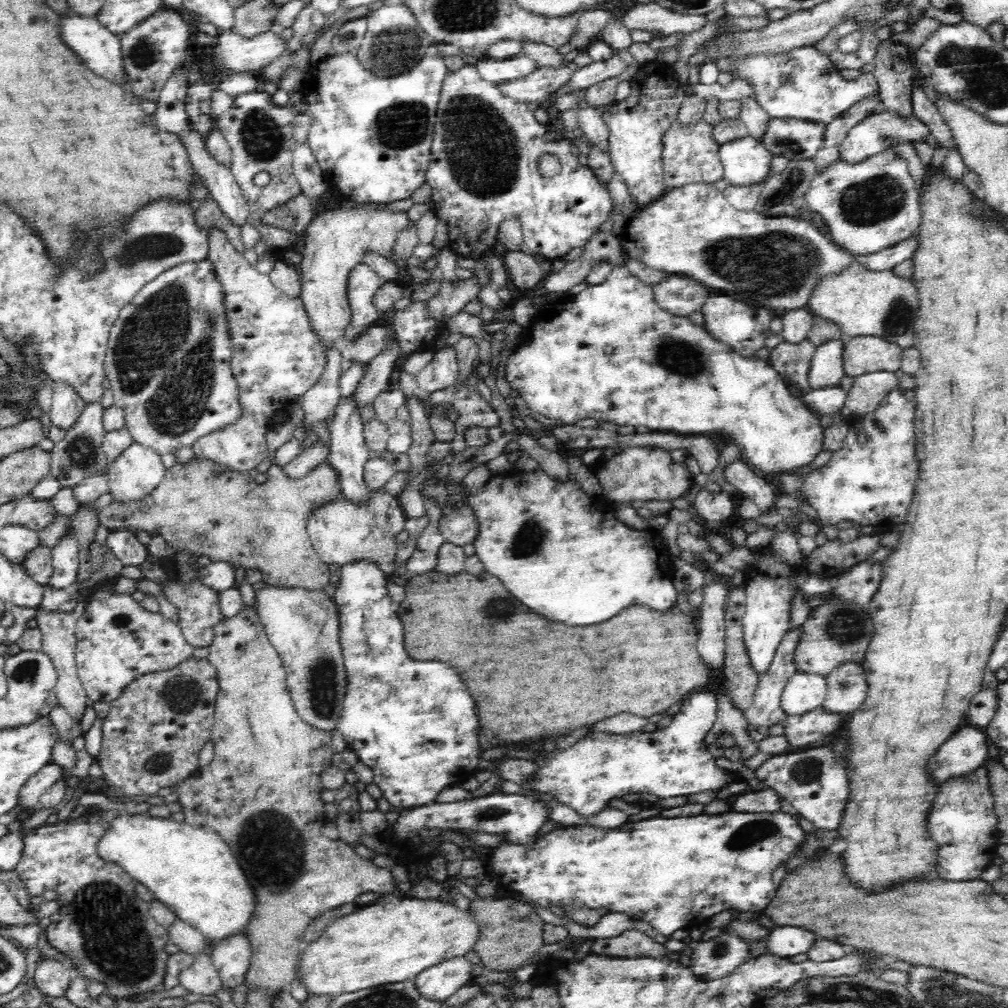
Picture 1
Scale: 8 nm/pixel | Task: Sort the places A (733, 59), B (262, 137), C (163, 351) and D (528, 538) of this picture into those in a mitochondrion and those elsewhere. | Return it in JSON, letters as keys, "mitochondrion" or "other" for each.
{"A":"other","B":"mitochondrion","C":"mitochondrion","D":"mitochondrion"}

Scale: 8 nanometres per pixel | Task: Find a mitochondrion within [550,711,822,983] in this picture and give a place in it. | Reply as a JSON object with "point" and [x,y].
{"point":[749,836]}

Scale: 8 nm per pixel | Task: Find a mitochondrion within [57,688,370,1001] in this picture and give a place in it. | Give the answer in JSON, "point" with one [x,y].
{"point":[113,939]}

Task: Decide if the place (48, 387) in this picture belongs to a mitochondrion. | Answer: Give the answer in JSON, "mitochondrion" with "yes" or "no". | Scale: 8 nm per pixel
{"mitochondrion":"no"}

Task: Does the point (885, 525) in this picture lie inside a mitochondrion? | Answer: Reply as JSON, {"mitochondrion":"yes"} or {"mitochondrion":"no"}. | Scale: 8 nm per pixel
{"mitochondrion":"no"}

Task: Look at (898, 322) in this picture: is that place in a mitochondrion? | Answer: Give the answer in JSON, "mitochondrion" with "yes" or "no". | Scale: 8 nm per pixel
{"mitochondrion":"yes"}

